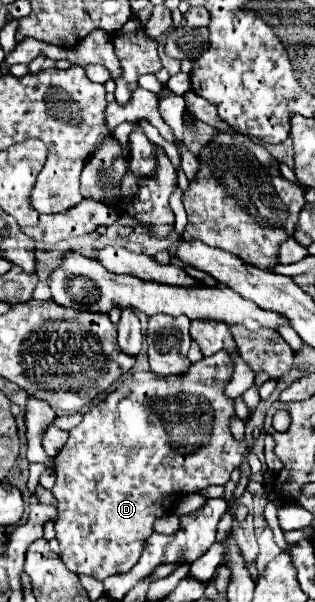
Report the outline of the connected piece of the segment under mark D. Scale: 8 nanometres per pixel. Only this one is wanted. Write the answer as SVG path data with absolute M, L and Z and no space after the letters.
M217 352L209 358L203 358L203 362L191 364L189 372L185 372L181 376L159 376L155 372L135 372L121 386L111 390L111 394L101 404L93 406L91 410L87 410L83 414L81 424L69 432L69 440L65 442L65 446L55 456L57 482L53 486L53 496L57 498L57 508L59 508L59 520L55 522L55 532L57 532L57 540L61 544L61 560L65 562L65 566L71 572L75 572L79 576L87 574L87 576L93 576L97 580L105 580L107 576L129 572L137 564L137 560L141 558L145 540L153 532L153 522L159 516L163 516L165 512L169 512L173 502L179 496L185 496L189 492L197 492L197 490L207 488L211 484L223 486L229 482L233 468L237 468L241 464L241 460L245 458L245 452L249 450L247 438L243 442L237 442L229 430L229 420L231 420L231 414L235 412L235 404L233 404L233 400L229 400L223 394L223 388L231 380L231 374L233 374L233 366L231 366L231 356L227 352Z

